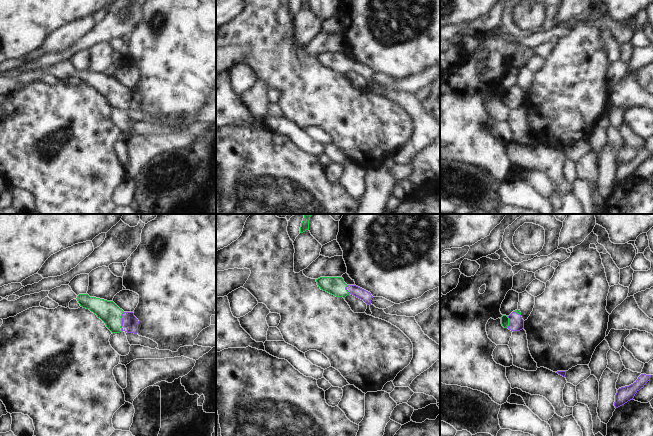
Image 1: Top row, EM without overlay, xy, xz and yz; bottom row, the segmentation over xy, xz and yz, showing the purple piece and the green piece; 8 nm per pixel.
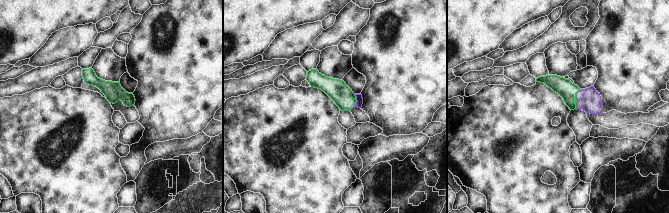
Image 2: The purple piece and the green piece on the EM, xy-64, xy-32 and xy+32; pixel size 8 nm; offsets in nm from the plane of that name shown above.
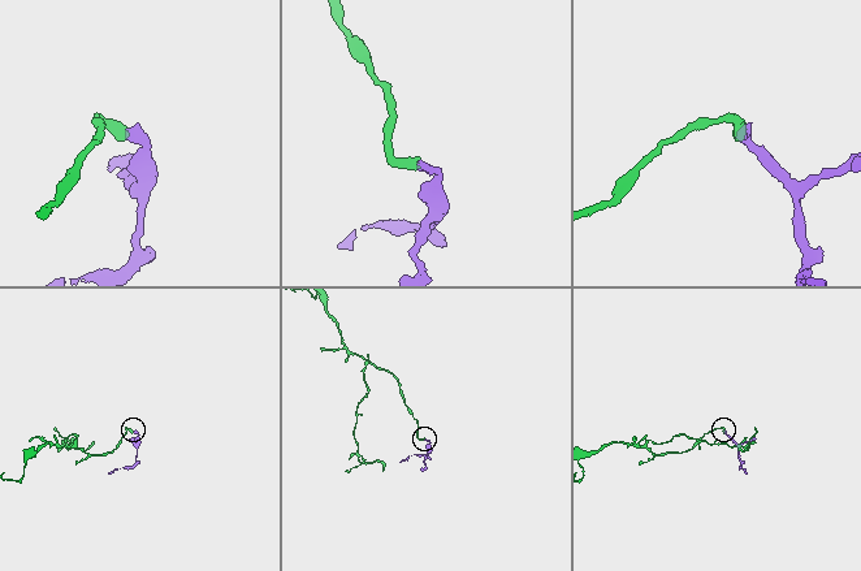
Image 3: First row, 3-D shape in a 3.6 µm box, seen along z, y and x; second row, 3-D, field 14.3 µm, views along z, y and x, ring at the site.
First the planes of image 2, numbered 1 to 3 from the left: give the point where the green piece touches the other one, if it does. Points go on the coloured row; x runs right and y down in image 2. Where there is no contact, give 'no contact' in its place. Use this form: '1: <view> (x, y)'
1: no contact
2: xy-32 (356, 99)
3: xy+32 (576, 98)

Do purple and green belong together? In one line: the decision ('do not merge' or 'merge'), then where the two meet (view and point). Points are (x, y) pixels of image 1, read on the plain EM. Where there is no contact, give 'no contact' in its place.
merge; meets purple in xy at (122, 97)

